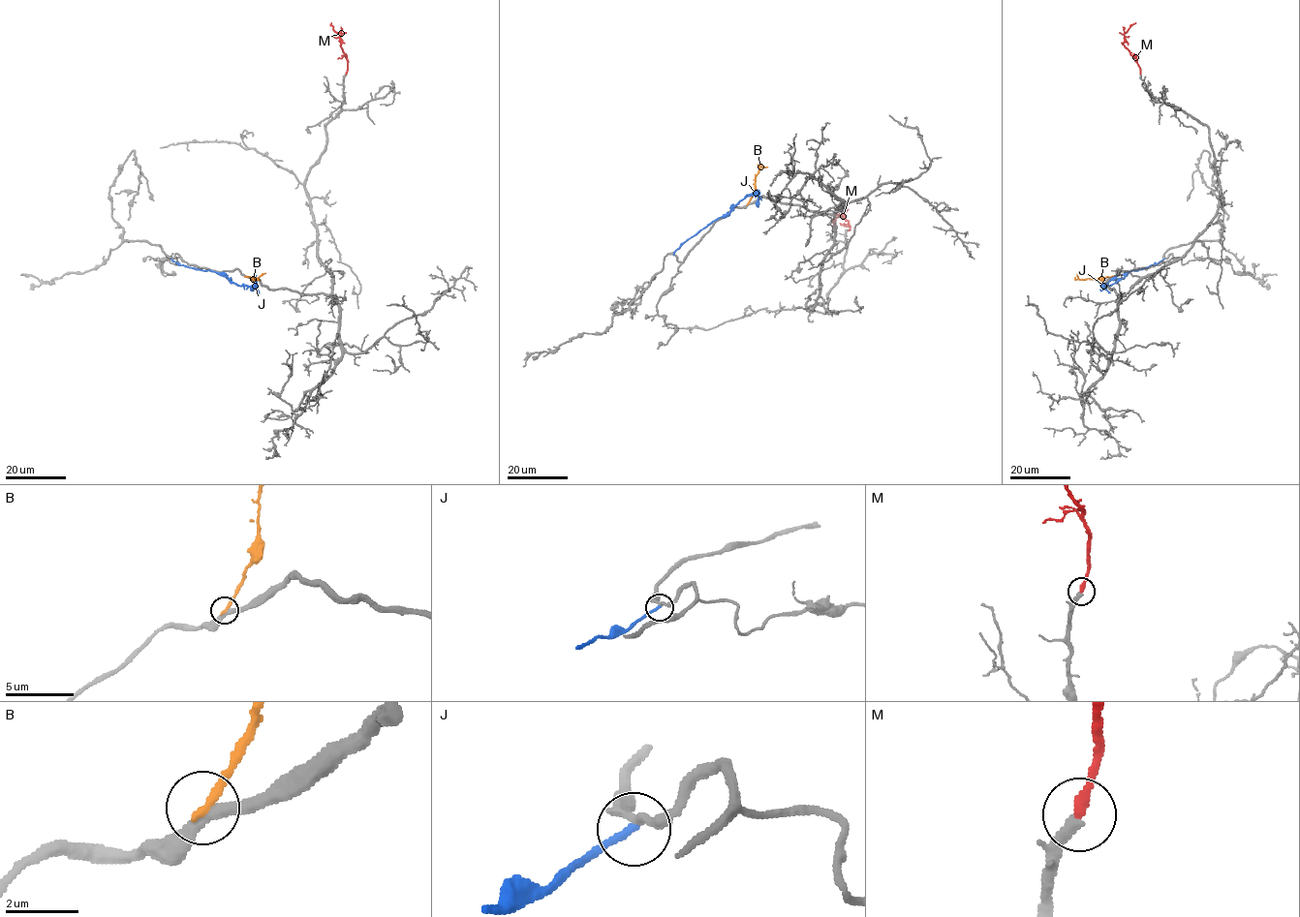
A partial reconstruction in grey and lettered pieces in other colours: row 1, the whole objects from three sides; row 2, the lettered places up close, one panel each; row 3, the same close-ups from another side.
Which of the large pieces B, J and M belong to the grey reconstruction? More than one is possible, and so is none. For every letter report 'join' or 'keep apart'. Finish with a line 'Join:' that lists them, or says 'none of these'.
B: keep apart
J: keep apart
M: join
Join: M

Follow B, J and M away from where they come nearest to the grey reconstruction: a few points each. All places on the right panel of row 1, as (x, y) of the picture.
B: (1114, 276), (1080, 279), (1077, 272)
J: (1164, 259), (1154, 265), (1131, 270), (1116, 283), (1104, 286), (1117, 275)
M: (1140, 74), (1136, 58), (1123, 44), (1125, 34), (1135, 22)

